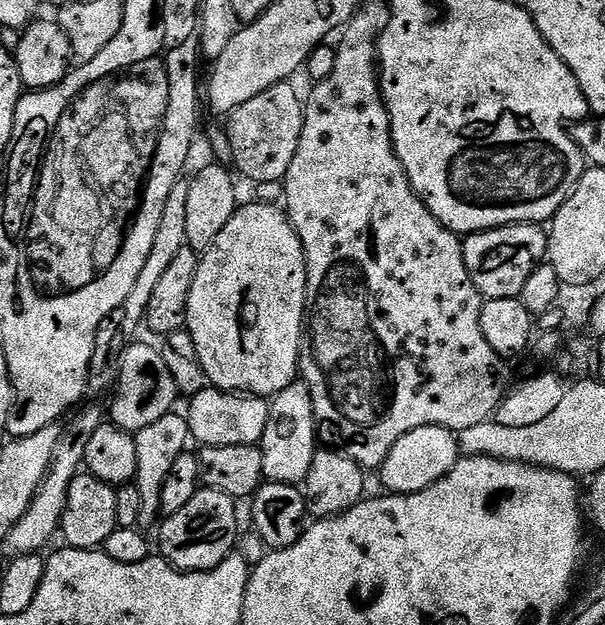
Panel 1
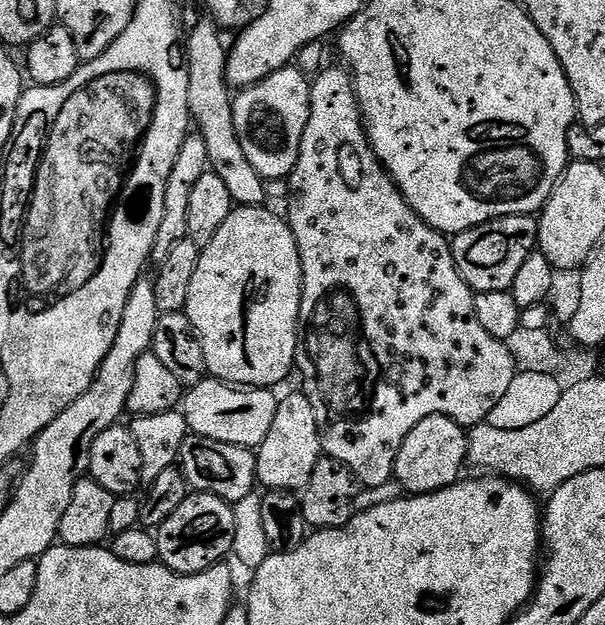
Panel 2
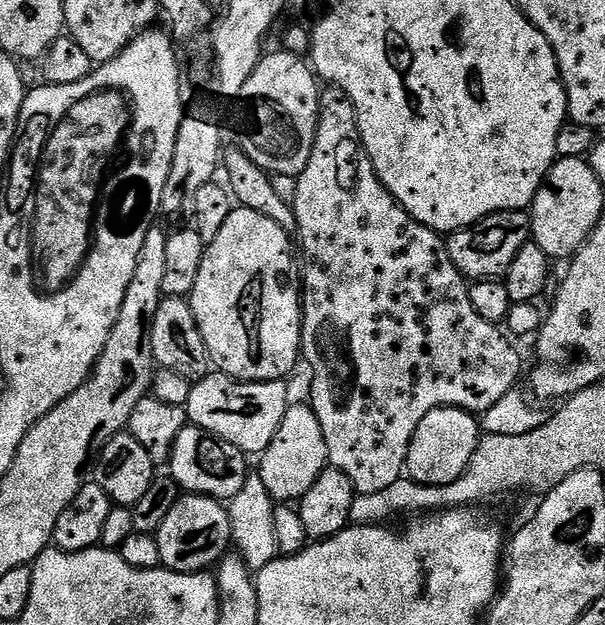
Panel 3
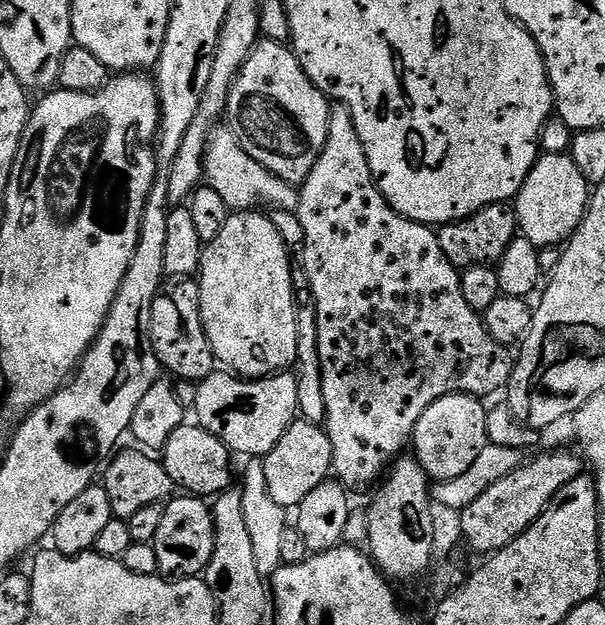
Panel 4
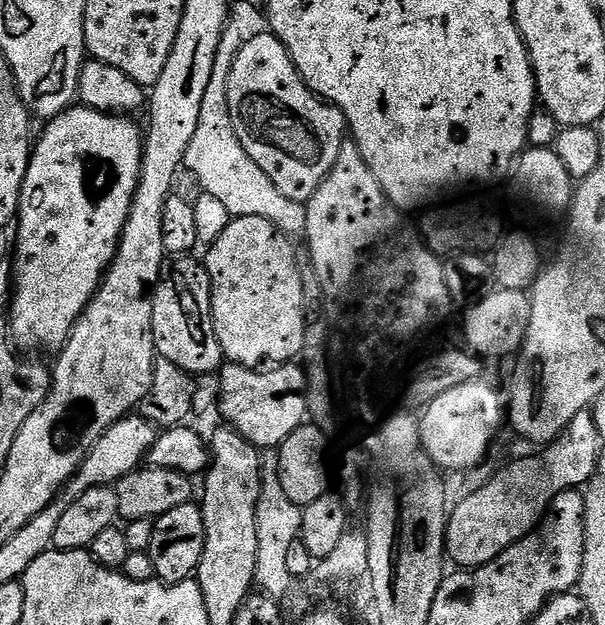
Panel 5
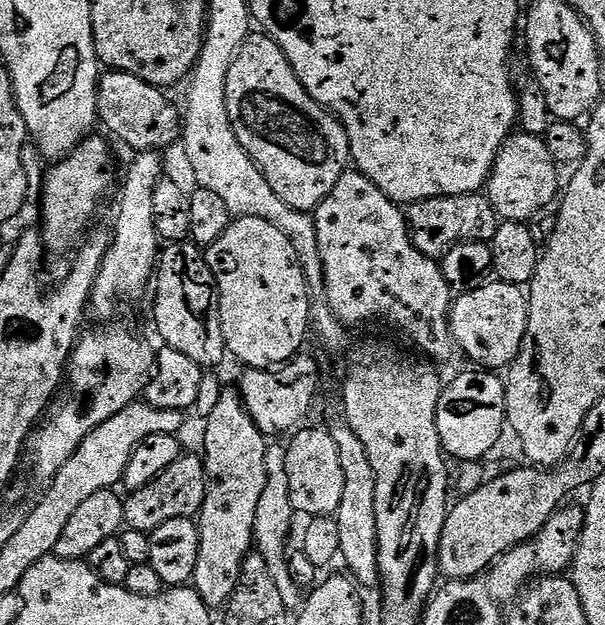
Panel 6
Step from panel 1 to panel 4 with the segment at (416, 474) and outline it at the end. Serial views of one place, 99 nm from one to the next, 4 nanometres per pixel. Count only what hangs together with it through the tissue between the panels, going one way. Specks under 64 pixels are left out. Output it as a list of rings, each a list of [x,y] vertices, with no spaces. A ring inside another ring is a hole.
[[[459,392],[453,396],[438,398],[418,418],[418,422],[412,431],[410,441],[414,458],[422,466],[422,470],[428,476],[429,481],[443,482],[450,478],[458,478],[470,467],[482,454],[484,447],[489,444],[486,434],[486,418],[488,408],[483,399],[467,396]]]

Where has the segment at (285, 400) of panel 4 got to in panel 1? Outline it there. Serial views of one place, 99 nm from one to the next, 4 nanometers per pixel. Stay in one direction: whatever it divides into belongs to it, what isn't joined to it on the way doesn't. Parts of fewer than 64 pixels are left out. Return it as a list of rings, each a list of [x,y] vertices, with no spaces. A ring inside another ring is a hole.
[[[215,386],[205,387],[204,391],[187,401],[188,430],[197,445],[217,448],[218,446],[259,445],[266,430],[269,401],[259,396],[222,392]]]

